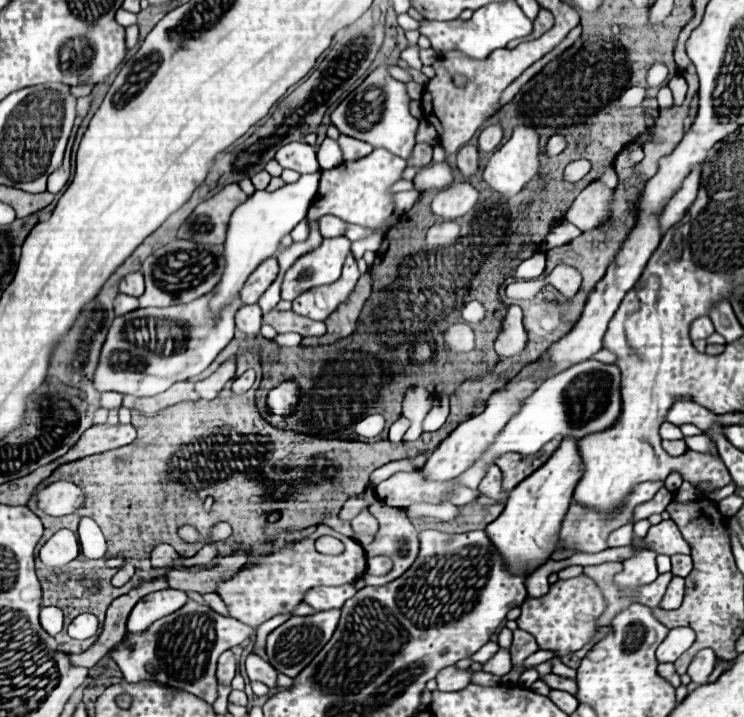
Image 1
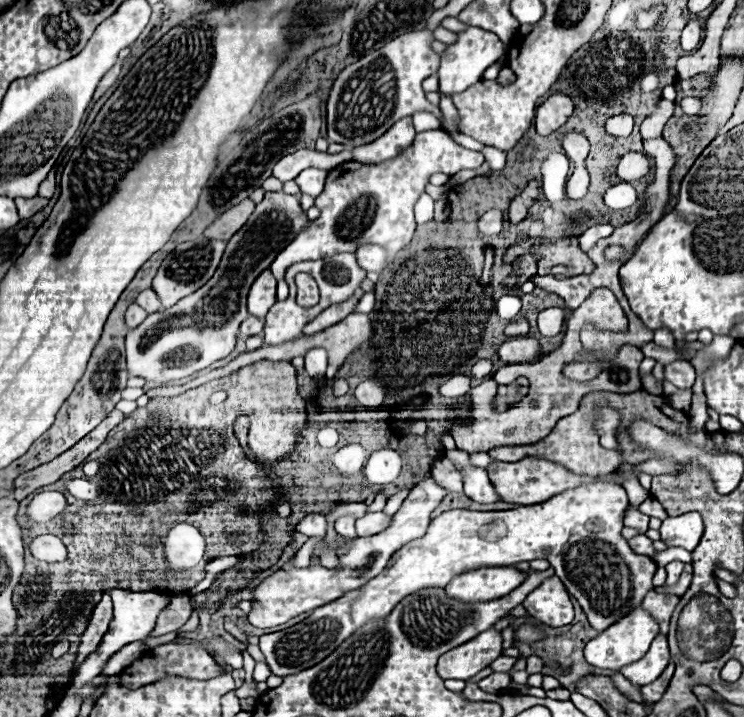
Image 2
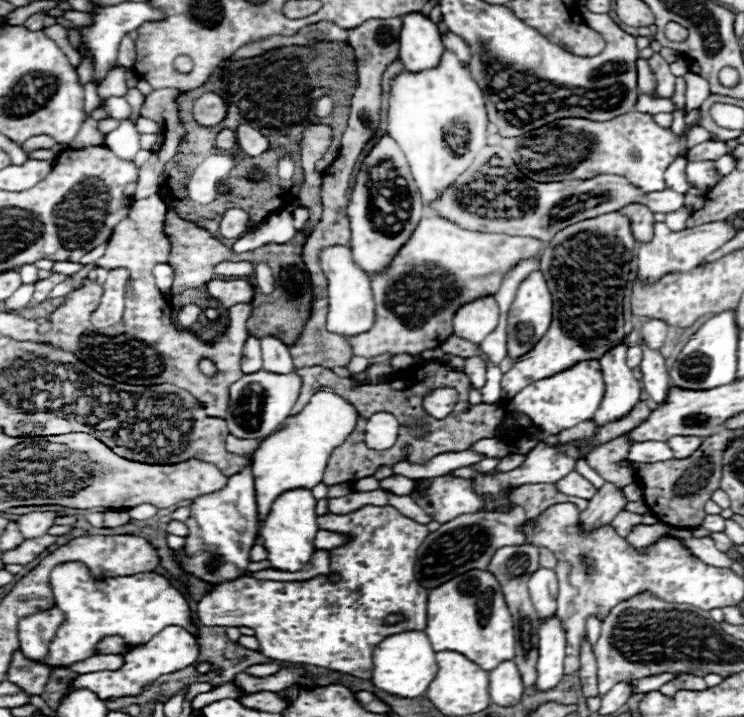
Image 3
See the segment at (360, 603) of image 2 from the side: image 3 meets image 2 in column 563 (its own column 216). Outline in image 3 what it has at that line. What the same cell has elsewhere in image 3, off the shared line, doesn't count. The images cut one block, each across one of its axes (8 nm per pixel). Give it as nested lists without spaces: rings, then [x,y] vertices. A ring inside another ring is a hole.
[[[244,468],[236,476],[228,478],[228,484],[220,492],[212,492],[208,496],[200,496],[190,504],[190,518],[186,526],[190,528],[190,536],[186,538],[186,548],[182,558],[182,568],[208,584],[232,580],[242,576],[248,568],[250,558],[248,552],[256,544],[258,538],[258,512],[256,512],[256,492],[254,492],[254,476],[252,468]]]

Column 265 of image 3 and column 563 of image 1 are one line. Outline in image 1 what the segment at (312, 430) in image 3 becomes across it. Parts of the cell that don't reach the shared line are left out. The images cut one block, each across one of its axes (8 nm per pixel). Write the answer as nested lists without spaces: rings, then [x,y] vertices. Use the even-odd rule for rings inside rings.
[[[564,438],[550,460],[510,492],[510,500],[506,502],[504,512],[486,526],[486,534],[500,552],[504,568],[510,574],[524,576],[534,572],[544,562],[548,562],[556,550],[562,520],[568,512],[574,486],[584,470],[576,442],[576,438]]]

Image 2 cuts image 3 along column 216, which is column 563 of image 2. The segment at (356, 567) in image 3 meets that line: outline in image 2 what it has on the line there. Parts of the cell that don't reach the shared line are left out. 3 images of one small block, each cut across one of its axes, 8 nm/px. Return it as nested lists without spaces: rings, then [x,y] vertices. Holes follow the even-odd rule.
[[[558,576],[546,578],[536,590],[528,594],[522,606],[532,618],[552,628],[566,626],[574,620],[574,606]]]

